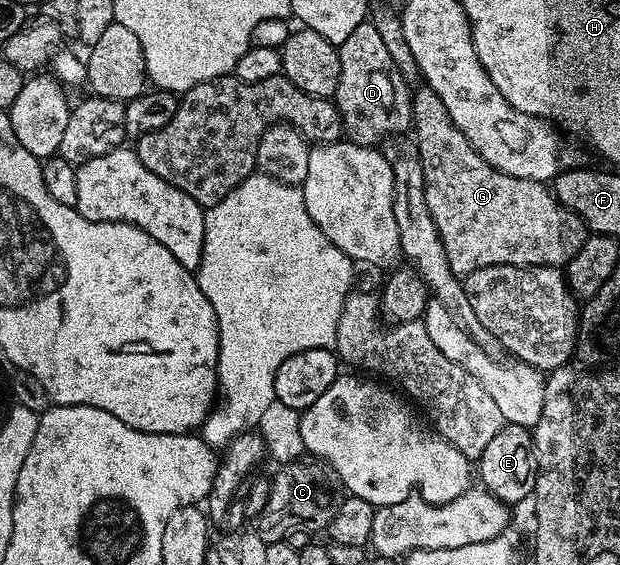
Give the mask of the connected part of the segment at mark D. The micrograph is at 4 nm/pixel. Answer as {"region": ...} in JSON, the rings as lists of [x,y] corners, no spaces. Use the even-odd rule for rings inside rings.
{"region":[[[366,20],[343,40],[339,47],[339,88],[335,95],[337,111],[341,113],[343,134],[348,141],[360,146],[376,147],[386,140],[404,135],[413,125],[413,94],[411,88],[400,76],[400,72],[394,69],[391,55],[379,36],[378,29],[372,21]]]}

